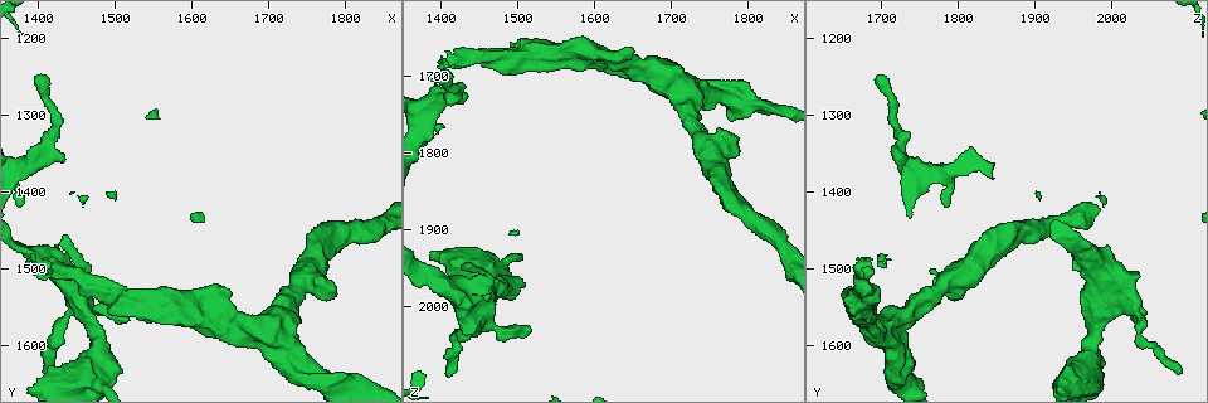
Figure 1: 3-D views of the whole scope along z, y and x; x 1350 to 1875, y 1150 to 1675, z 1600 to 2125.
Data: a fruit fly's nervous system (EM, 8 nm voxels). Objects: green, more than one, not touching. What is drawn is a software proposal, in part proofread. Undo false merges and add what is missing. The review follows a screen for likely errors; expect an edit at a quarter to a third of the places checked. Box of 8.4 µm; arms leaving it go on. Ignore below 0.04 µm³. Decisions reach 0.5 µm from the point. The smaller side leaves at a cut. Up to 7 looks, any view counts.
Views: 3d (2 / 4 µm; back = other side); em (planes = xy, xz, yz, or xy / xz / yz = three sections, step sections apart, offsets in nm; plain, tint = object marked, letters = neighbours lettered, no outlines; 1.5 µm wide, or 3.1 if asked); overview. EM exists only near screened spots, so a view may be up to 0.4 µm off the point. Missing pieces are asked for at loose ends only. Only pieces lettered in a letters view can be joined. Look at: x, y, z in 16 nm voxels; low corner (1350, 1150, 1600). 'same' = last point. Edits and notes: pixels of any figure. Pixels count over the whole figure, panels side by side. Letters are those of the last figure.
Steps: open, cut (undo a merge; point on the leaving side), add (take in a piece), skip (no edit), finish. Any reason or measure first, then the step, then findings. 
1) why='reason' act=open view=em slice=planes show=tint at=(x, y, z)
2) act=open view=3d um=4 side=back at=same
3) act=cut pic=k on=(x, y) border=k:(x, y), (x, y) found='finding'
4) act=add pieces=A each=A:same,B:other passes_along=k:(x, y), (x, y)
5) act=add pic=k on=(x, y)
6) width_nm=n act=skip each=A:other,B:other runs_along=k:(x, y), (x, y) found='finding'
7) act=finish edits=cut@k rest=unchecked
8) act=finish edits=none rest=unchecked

why='end of a long branch' act=open view=3d um=2 at=(1400, 1245, 1695)

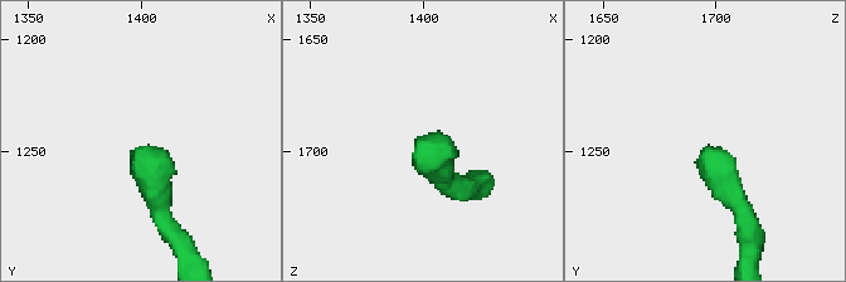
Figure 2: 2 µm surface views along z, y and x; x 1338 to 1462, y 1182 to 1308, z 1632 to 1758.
why='need the tissue' act=open view=em slice=xz step=4 show=letters at=(1403, 1248, 1694)

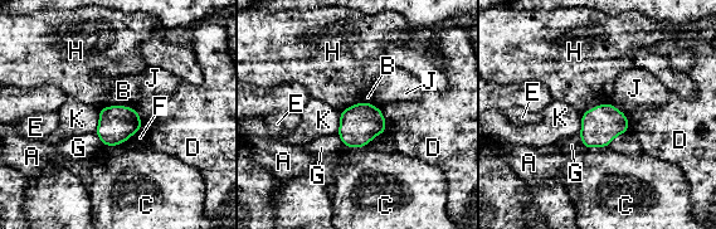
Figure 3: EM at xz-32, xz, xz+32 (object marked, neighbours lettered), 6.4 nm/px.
why='another direction' act=open view=em slice=planes show=letters at=same

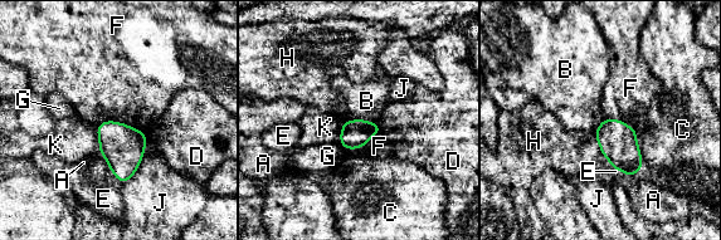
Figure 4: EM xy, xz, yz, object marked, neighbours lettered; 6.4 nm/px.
act=skip each=A:other,B:other,C:other,D:other,E:other,F:other,G:other,H:other,J:other,K:other border=4:(342, 121), (363, 118), (378, 123) found='no lettered piece goes on from it'

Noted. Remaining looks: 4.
why='thin end' act=open view=em slice=planes show=plain at=(1410, 1640, 2085)

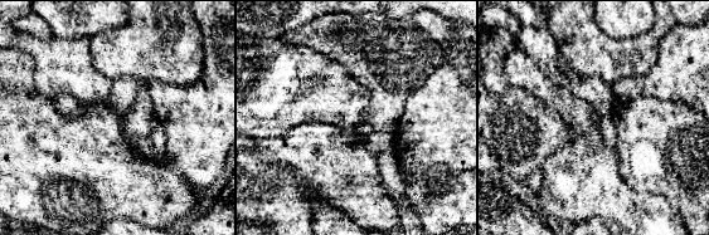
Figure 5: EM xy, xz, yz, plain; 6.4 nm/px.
why='what lies round it' act=open view=em slice=planes show=letters at=same

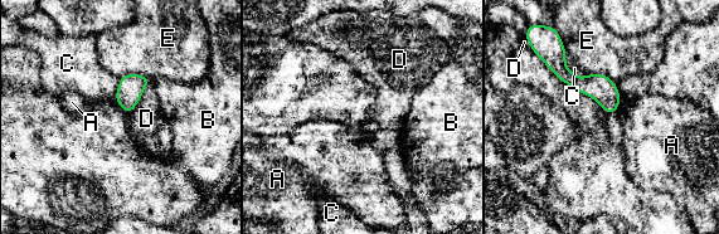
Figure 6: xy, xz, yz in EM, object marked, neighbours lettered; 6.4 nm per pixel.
width_nm=150 act=skip each=A:other,B:other,C:other,D:other,E:other runs_along=6:(552, 66), (592, 84), (615, 107) found='none of them fits'

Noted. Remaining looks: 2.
act=finish edits=none rest=unchecked

